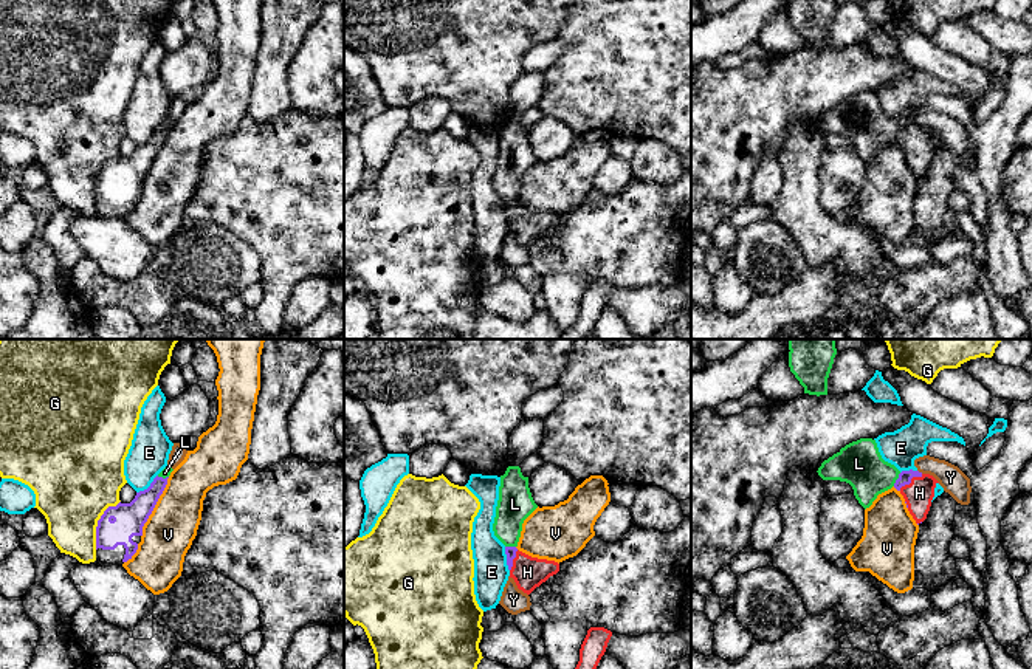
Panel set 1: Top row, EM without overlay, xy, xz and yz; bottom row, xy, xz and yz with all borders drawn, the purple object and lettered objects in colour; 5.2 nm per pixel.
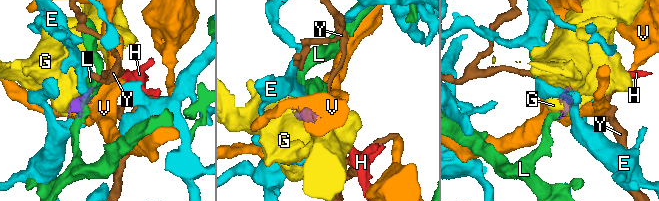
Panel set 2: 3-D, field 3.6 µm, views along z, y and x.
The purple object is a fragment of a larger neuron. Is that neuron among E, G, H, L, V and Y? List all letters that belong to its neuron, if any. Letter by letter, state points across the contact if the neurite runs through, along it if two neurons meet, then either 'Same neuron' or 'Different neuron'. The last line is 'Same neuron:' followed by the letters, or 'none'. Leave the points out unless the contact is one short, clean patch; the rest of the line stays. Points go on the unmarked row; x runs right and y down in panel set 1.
E: Boundary: xy (157, 127), (146, 141), (137, 146). Different neuron
G: Boundary: xy (120, 154), (109, 160), (98, 174), (95, 202). Different neuron
H: Path across: yz (905, 130), (910, 133), (919, 146). Same neuron
L: Different neuron
V: Different neuron
Y: Boundary: yz (918, 123), (922, 126). Different neuron
Same neuron: H

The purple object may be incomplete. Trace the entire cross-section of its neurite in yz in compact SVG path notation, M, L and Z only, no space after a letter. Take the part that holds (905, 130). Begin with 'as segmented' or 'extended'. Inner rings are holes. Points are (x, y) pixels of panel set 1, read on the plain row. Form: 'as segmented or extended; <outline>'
extended; M913 122L902 124L894 136L917 178L927 172L937 136L933 129Z

